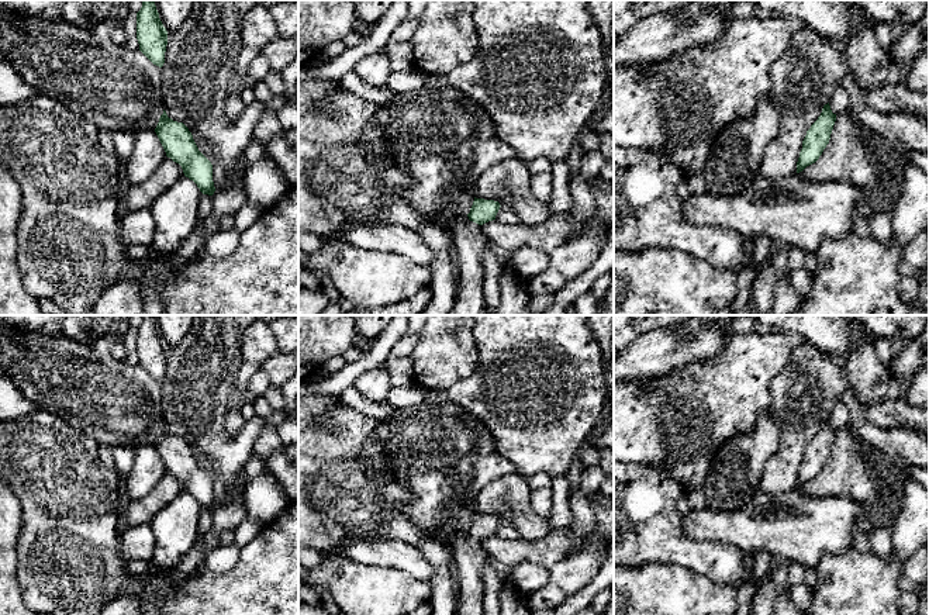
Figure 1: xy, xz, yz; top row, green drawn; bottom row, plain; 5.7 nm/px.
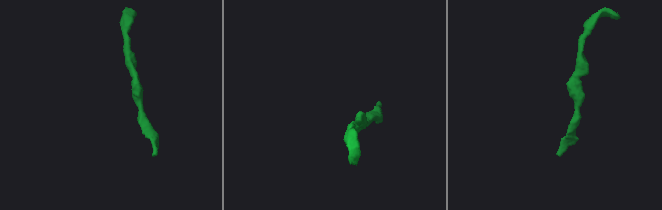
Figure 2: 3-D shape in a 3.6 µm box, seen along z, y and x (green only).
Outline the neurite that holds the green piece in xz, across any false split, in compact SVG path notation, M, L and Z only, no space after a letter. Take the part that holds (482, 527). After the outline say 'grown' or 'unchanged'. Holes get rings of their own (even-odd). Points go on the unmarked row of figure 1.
M474 512L473 521L467 532L470 536L483 540L488 536L495 535L500 522L501 521L498 516Z; unchanged

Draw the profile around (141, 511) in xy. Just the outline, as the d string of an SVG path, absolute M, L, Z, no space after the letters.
M166 473L144 498L129 502L125 514L128 526L151 524L159 509L173 501L183 491L182 481L170 473Z

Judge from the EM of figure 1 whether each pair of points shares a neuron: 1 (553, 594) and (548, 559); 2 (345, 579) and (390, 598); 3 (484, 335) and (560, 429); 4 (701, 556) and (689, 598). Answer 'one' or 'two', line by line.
1: two
2: one
3: one
4: two

